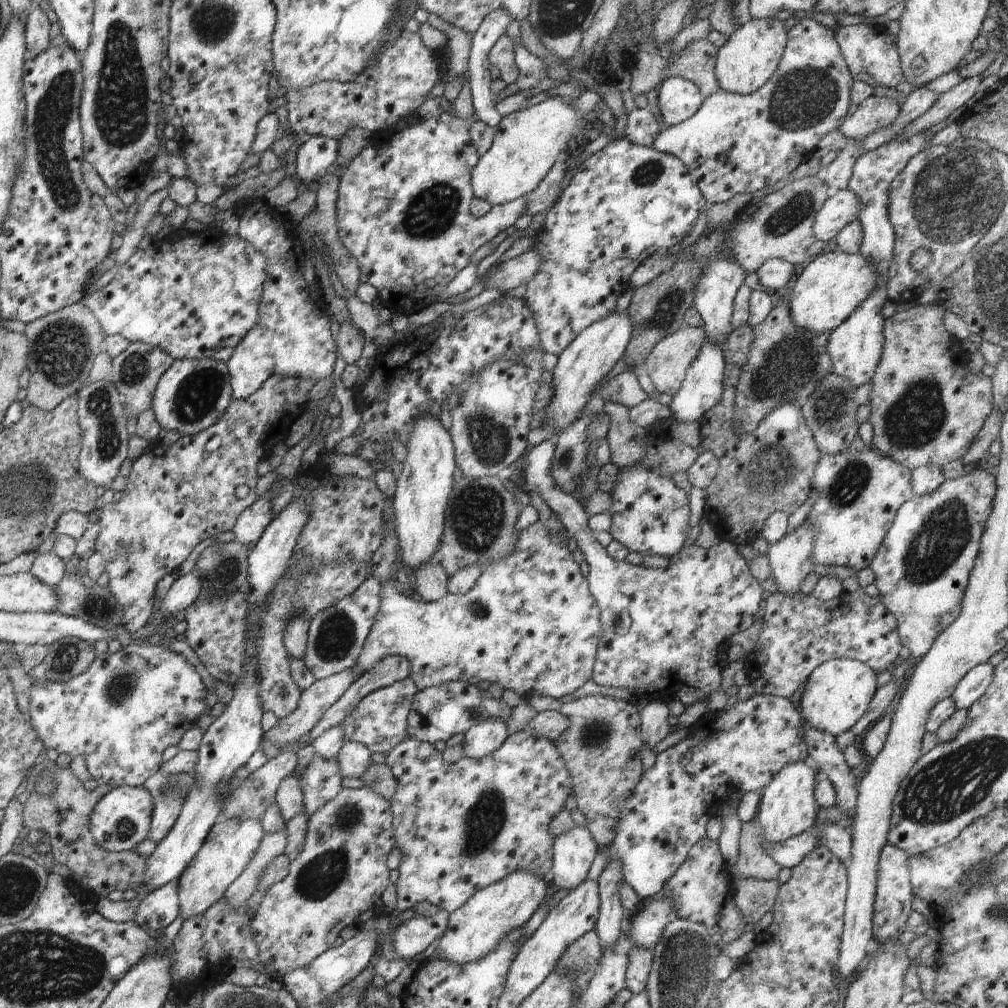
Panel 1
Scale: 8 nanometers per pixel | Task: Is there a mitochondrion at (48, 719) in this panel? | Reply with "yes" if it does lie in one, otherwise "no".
no

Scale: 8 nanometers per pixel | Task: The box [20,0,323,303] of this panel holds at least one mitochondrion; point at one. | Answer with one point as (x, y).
(121, 109)

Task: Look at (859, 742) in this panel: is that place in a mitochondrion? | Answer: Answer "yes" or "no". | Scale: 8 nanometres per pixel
no

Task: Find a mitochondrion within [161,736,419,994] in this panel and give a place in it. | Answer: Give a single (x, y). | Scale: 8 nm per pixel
(322, 874)

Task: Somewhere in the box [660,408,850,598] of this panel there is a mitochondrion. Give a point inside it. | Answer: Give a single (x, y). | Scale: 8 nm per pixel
(771, 471)

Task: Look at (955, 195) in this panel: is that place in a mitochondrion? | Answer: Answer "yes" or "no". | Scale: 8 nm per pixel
yes

